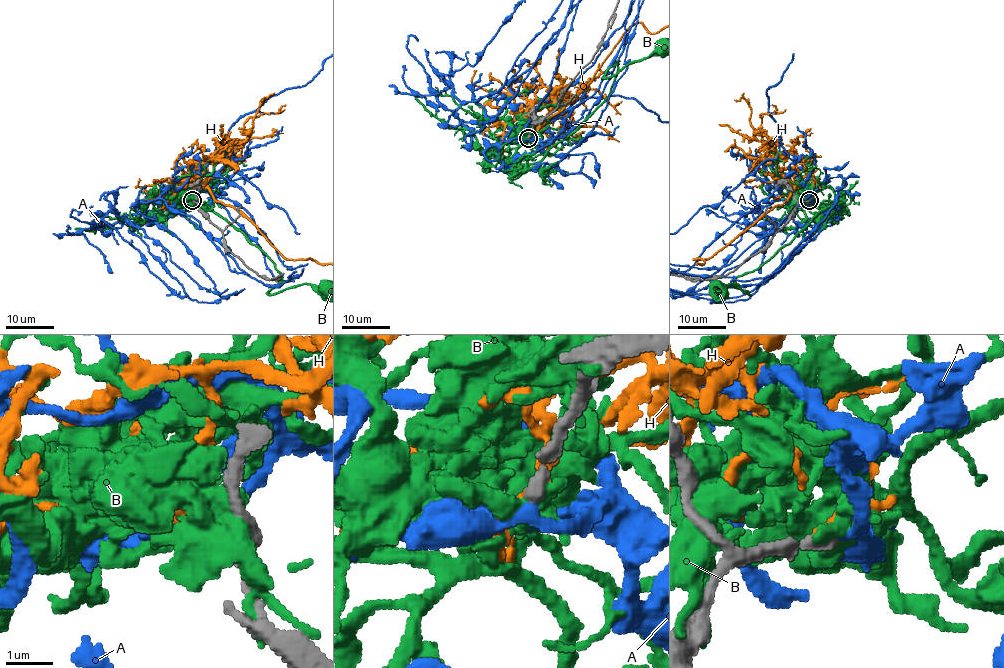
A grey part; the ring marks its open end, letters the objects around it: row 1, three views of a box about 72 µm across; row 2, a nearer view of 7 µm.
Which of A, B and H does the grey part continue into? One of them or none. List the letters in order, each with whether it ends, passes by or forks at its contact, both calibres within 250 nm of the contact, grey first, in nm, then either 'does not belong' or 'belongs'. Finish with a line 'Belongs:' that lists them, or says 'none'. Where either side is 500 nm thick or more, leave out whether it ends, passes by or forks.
A: it passes by | 240/200 nm | belongs
B: it passes by | 280/320 nm | does not belong
H: it passes by | 300/150 nm | does not belong
Belongs: A

